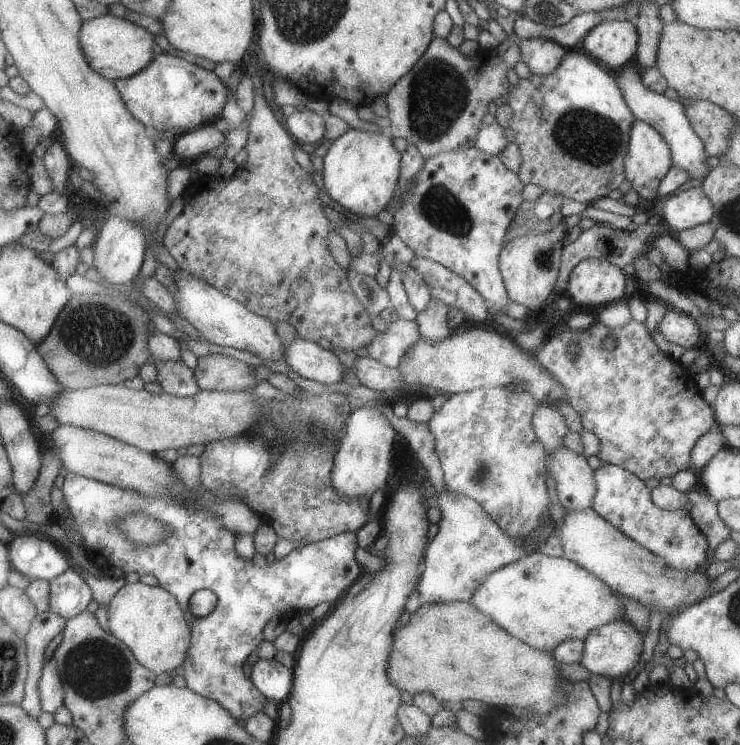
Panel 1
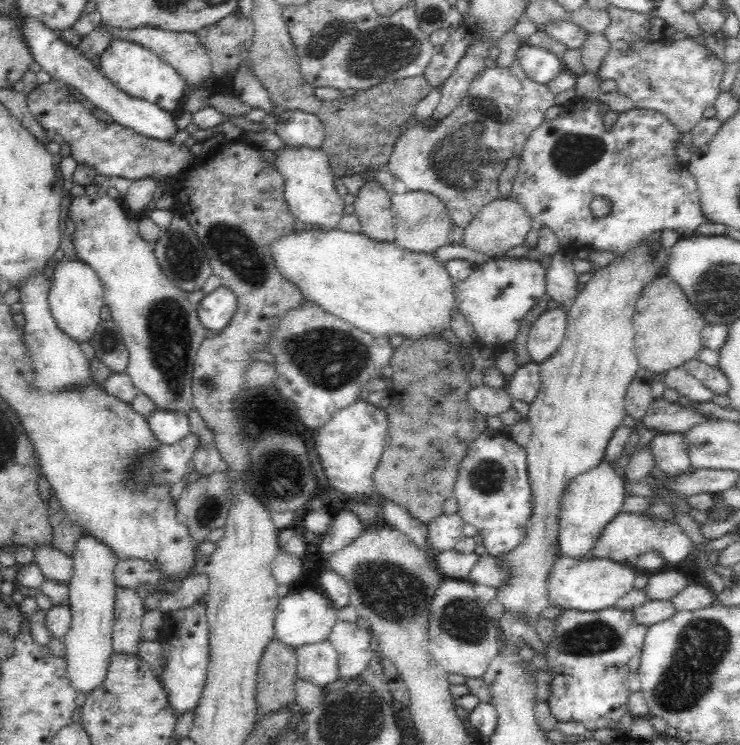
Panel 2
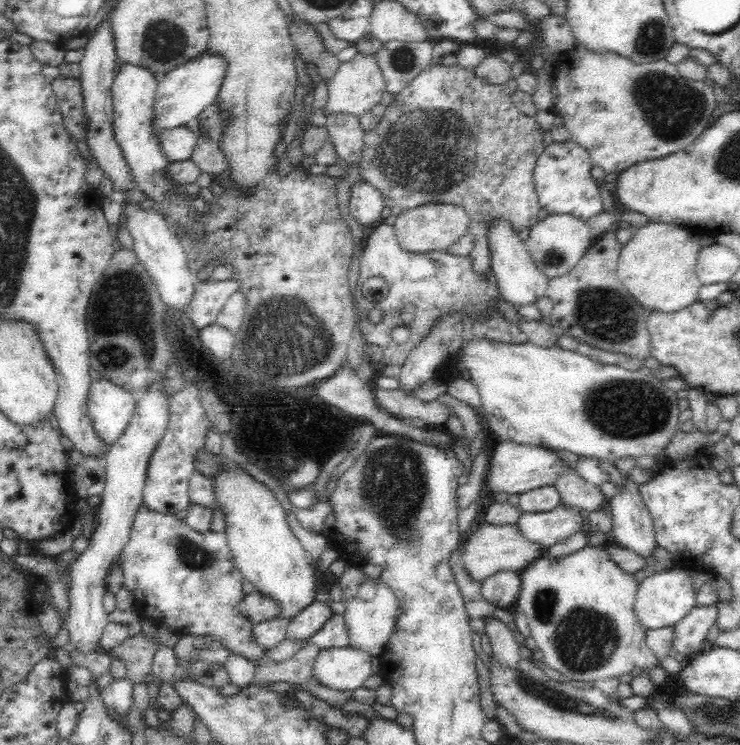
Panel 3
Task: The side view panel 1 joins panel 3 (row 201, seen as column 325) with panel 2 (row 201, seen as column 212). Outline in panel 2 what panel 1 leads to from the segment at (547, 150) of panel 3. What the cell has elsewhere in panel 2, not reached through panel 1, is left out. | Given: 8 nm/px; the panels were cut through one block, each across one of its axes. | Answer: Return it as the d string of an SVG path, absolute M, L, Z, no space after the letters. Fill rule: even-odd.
M575 98L562 106L562 108L563 110L557 118L549 122L544 122L540 127L535 128L530 133L521 152L518 176L516 176L516 180L514 180L514 190L510 193L509 198L523 204L523 207L529 212L531 218L532 228L528 231L523 244L530 246L530 248L537 246L540 238L540 231L546 227L546 229L550 229L550 231L554 232L561 246L568 246L568 248L570 248L570 246L574 246L574 248L590 247L594 251L610 250L617 256L622 256L630 249L637 247L642 241L646 241L647 239L657 240L660 234L665 230L674 231L680 237L690 237L695 234L701 224L708 221L701 209L699 199L700 192L698 191L696 180L690 175L690 172L687 170L687 165L678 162L678 158L676 157L676 150L674 147L676 143L681 140L681 132L666 119L666 116L652 110L634 108L629 112L620 113L614 127L606 131L604 129L603 119L607 113L611 111L608 105L598 100ZM598 198L608 199L612 202L612 213L610 216L598 218L592 214L590 203L592 200Z

